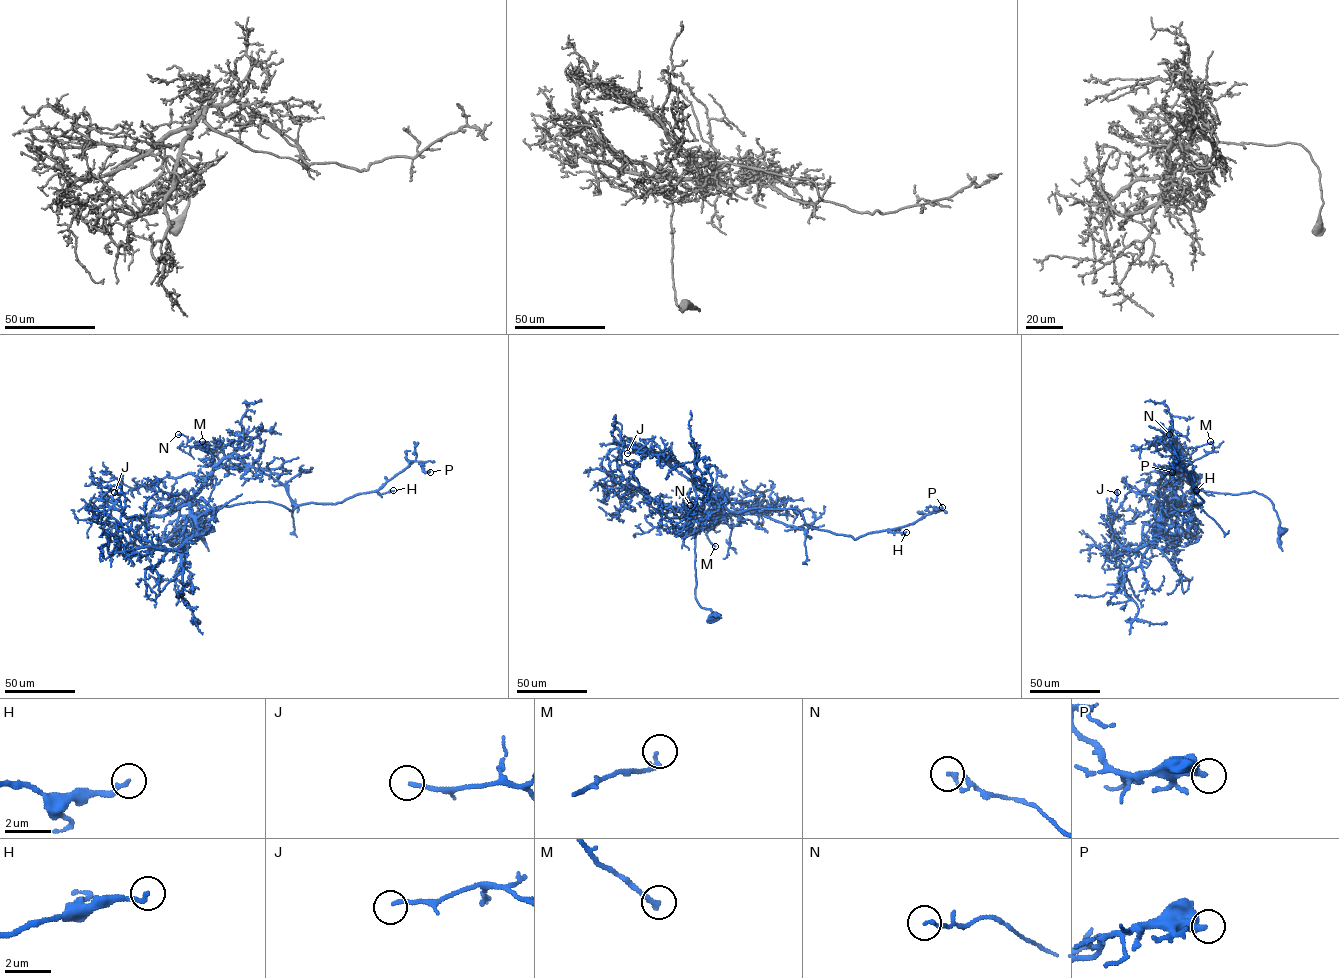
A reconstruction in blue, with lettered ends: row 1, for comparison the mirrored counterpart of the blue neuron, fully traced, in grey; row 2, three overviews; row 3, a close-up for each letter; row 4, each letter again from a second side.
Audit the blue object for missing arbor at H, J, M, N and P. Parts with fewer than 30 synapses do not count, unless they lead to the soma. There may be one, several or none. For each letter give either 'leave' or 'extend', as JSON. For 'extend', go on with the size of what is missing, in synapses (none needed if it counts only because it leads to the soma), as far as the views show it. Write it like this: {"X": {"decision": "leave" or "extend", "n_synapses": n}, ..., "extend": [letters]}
{"H": {"decision": "leave"}, "J": {"decision": "leave"}, "M": {"decision": "leave"}, "N": {"decision": "leave"}, "P": {"decision": "leave"}, "extend": []}

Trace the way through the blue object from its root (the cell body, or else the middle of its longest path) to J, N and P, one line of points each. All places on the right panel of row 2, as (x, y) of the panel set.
J: (1281, 531), (1273, 505), (1261, 494), (1194, 489), (1152, 540), (1126, 549), (1111, 529), (1108, 503), (1117, 492)
N: (1281, 531), (1272, 503), (1255, 491), (1194, 489), (1178, 502), (1175, 483), (1185, 447), (1169, 434)
P: (1281, 531), (1272, 503), (1255, 491), (1187, 491), (1169, 509), (1203, 502), (1179, 461), (1172, 472)

